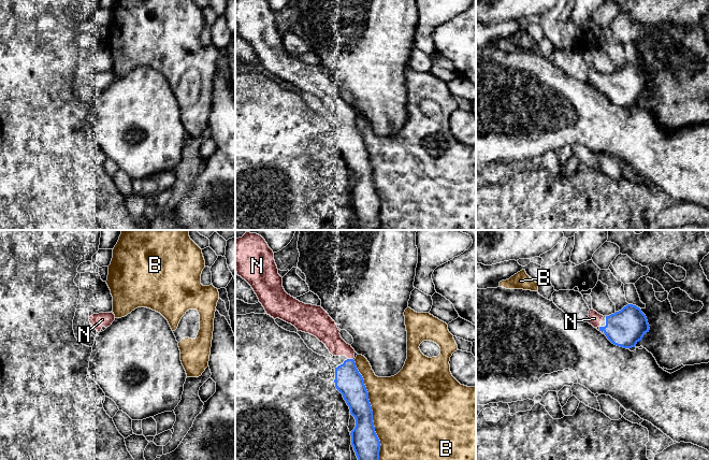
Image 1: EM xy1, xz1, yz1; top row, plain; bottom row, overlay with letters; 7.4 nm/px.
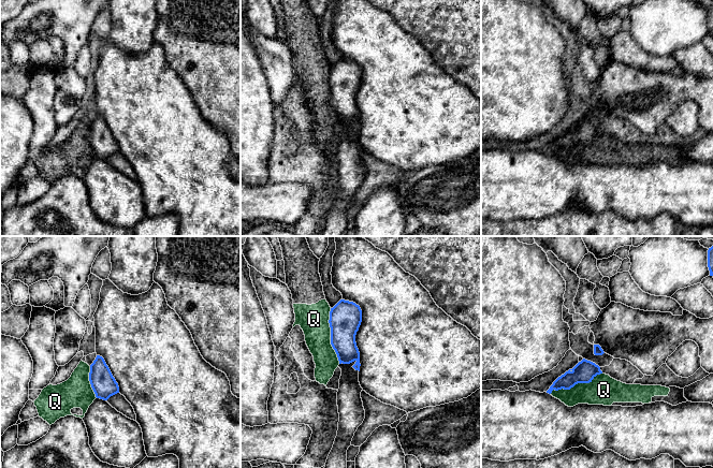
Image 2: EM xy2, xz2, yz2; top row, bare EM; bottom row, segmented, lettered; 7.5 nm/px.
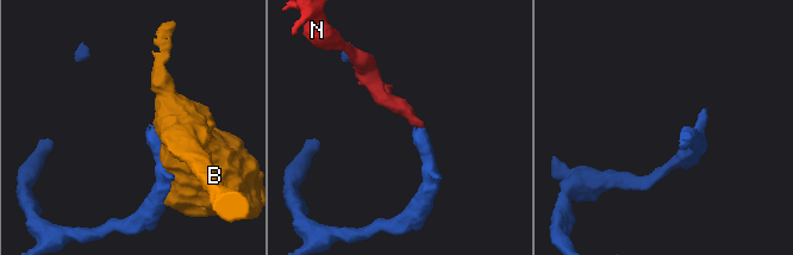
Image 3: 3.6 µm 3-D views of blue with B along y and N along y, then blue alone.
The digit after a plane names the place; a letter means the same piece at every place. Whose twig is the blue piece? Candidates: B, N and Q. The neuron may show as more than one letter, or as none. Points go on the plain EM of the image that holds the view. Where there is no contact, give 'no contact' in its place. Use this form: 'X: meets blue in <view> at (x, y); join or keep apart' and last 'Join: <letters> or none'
B: meets blue in xz1 at (372, 174); keep apart
N: meets blue in xz1 at (350, 118); join
Q: meets blue in xz2 at (331, 96); keep apart
Join: N

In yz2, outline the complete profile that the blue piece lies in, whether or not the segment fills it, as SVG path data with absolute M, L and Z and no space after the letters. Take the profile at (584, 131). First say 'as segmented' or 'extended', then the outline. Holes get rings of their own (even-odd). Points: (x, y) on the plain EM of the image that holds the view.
as segmented | M583 118L572 129L558 136L547 152L551 153L553 149L570 149L578 143L590 143L597 135L602 133L600 127L595 122Z

